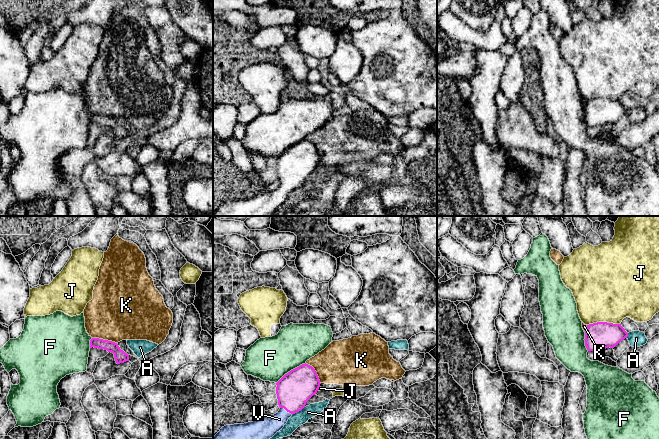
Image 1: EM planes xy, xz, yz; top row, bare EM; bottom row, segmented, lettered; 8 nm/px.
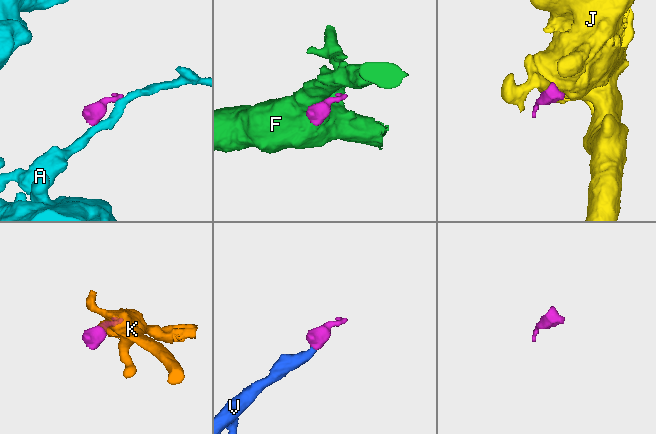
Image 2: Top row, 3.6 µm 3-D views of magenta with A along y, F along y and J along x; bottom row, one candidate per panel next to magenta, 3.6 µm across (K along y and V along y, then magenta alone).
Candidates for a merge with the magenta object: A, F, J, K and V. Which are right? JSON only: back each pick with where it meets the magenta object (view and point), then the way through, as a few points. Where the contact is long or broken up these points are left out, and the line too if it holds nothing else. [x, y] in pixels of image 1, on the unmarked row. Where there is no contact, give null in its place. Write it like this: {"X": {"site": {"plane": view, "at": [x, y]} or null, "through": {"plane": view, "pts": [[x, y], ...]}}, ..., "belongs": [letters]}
{"V": {"site": {"plane": "xz", "at": [286, 186]}, "through": {"plane": "xz", "pts": [[294, 165], [286, 186], [272, 200], [264, 204]]}}, "belongs": ["V"]}

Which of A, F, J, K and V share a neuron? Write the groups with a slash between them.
A / F / J / K / V

